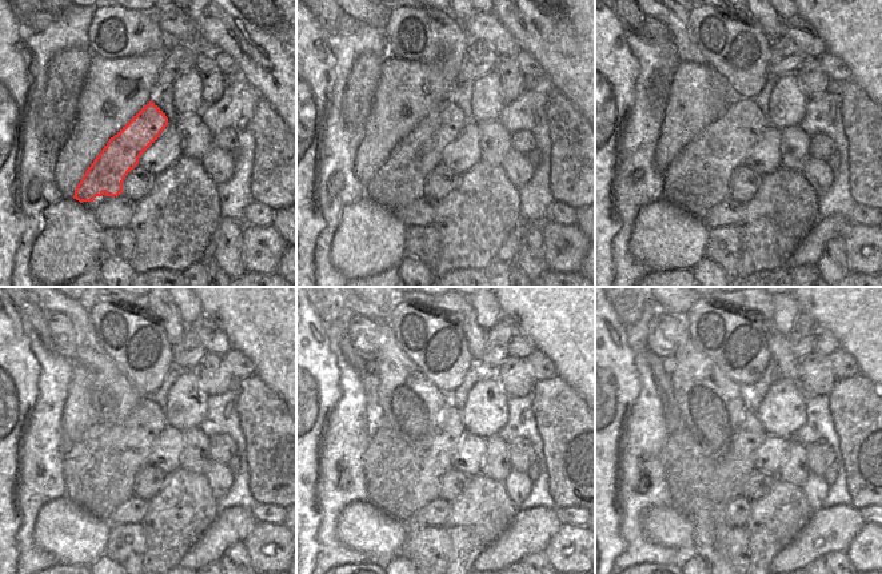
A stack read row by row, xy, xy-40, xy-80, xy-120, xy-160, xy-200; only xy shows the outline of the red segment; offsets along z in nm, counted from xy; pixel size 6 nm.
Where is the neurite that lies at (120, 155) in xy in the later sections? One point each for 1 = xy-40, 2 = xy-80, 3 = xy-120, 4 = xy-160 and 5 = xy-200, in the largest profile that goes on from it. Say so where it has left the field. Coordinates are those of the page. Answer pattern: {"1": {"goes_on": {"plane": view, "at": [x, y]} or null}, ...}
{"1": {"goes_on": {"plane": "xy-40", "at": [408, 164]}}, "2": {"goes_on": {"plane": "xy-80", "at": [706, 163]}}, "3": {"goes_on": {"plane": "xy-120", "at": [106, 457]}}, "4": {"goes_on": {"plane": "xy-160", "at": [388, 462]}}, "5": {"goes_on": {"plane": "xy-200", "at": [686, 467]}}}

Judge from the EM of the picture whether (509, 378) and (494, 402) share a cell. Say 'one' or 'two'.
two

